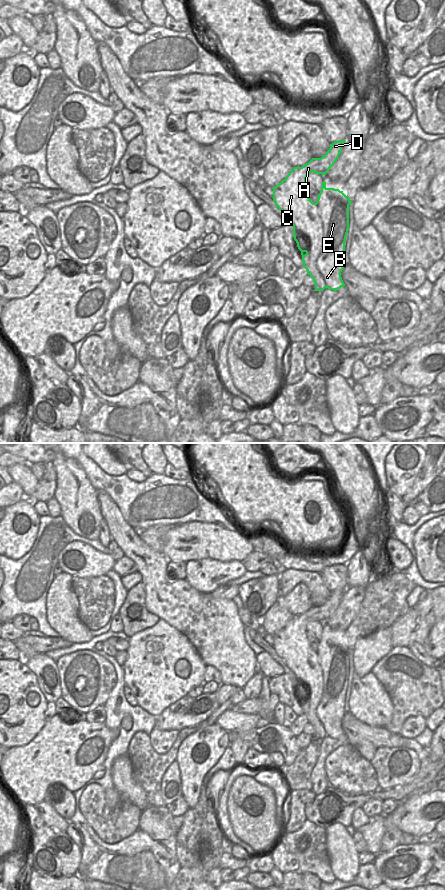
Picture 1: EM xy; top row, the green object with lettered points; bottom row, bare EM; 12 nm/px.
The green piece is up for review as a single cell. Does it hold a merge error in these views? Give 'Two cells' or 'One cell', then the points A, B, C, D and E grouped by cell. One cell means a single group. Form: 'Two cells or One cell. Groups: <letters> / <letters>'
Two cells. Groups: A C D / B E

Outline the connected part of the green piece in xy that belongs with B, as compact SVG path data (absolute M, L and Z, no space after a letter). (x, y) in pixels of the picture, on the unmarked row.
M324 629L316 651L303 647L301 647L301 650L302 662L311 666L310 675L307 676L308 686L293 675L293 685L301 699L303 715L315 731L315 739L323 739L325 736L336 739L345 734L341 720L345 714L345 690L349 678L349 653L353 650L343 639L327 636Z

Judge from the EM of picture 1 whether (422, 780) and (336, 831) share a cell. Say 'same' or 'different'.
different

